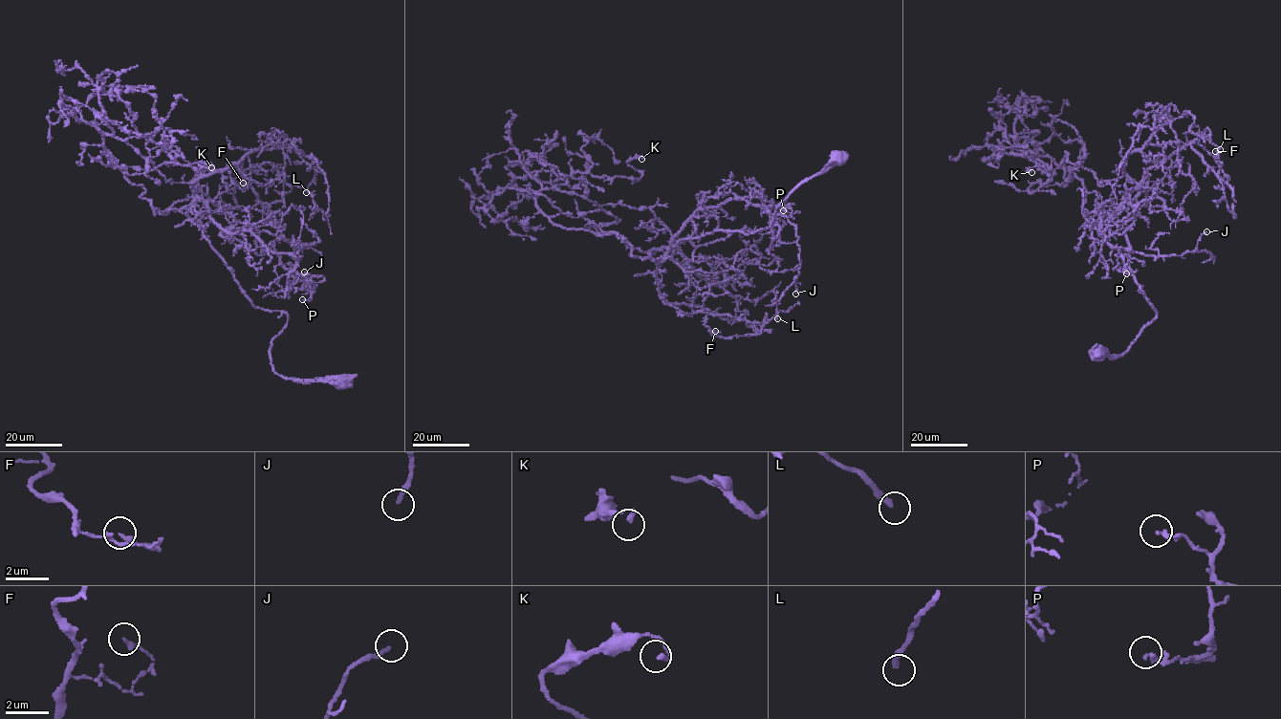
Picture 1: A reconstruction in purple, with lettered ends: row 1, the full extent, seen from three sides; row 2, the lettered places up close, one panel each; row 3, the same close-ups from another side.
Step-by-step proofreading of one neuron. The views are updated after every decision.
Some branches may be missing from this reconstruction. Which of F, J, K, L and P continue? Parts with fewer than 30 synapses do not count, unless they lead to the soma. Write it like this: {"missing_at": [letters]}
{"missing_at": []}

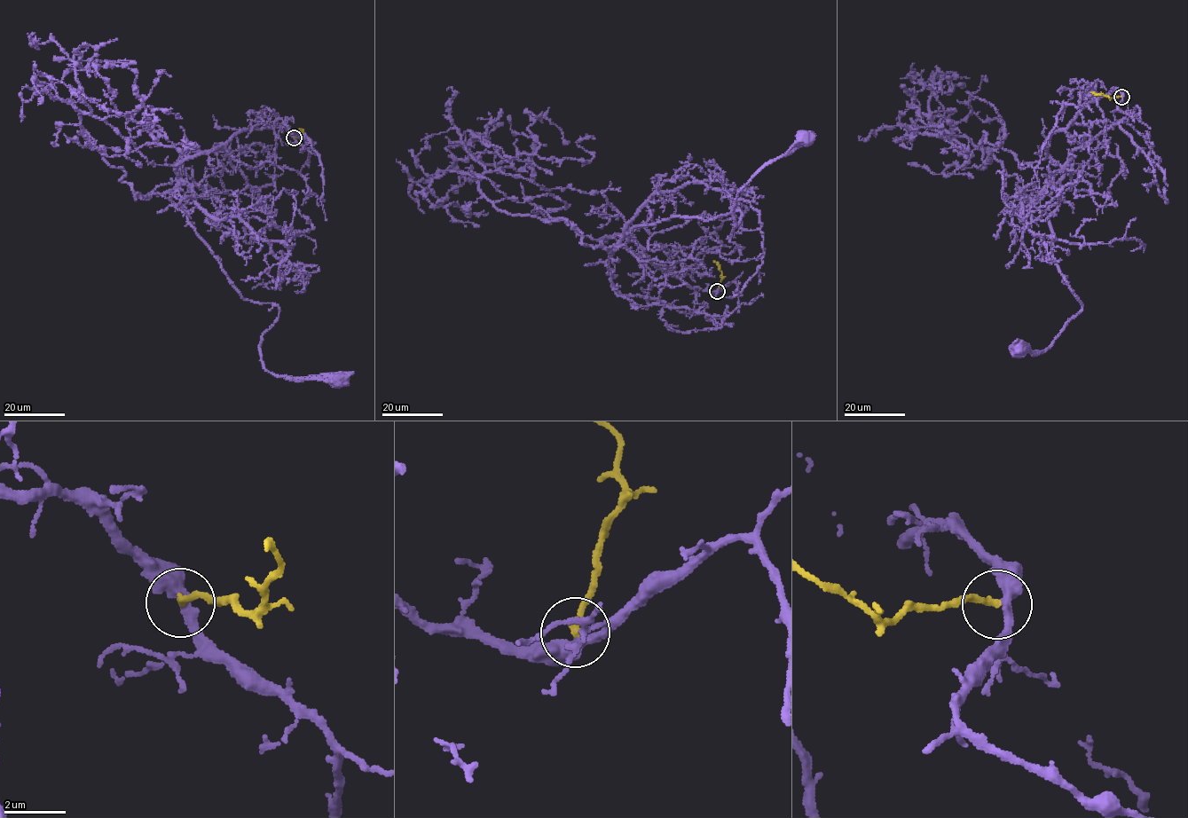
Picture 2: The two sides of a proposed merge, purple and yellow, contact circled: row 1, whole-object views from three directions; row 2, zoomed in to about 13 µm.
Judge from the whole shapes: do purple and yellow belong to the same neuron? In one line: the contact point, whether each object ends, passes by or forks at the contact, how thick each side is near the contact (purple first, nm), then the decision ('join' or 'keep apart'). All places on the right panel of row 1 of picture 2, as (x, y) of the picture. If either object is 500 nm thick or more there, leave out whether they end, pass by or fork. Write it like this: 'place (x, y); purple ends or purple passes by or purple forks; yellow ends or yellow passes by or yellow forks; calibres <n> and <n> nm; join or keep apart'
place (1121, 97); purple passes by; yellow ends; calibres 440 and 200 nm; keep apart

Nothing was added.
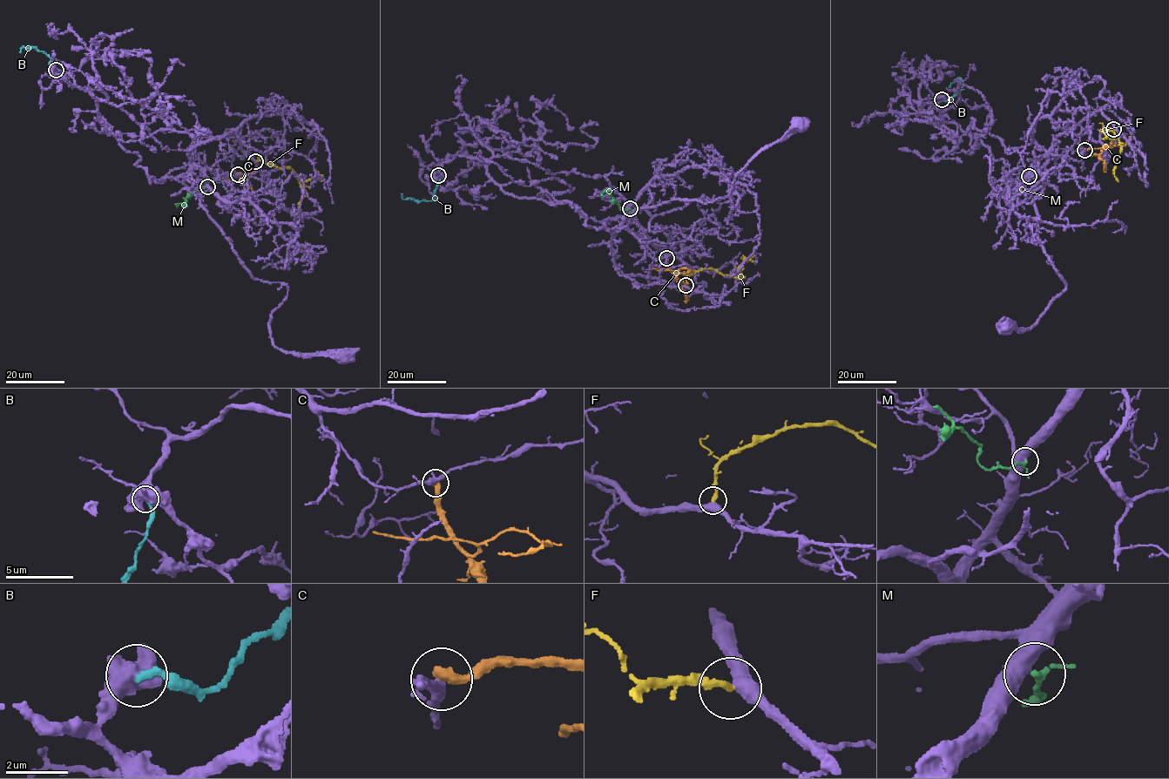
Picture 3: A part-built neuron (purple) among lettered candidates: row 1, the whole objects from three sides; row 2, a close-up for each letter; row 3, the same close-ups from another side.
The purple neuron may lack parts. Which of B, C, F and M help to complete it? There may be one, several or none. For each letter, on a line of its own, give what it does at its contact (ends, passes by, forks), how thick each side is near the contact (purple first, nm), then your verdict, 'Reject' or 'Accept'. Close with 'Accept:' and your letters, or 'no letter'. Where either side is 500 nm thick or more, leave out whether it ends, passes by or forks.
B: Thickness 550 nm (purple) against 220 nm. Reject
C: It ends there. Thickness 320 nm (purple) against 400 nm. Reject
F: It ends there. Thickness 440 nm (purple) against 240 nm. Accept
M: Thickness 550 nm (purple) against 200 nm. Reject
Accept: F

